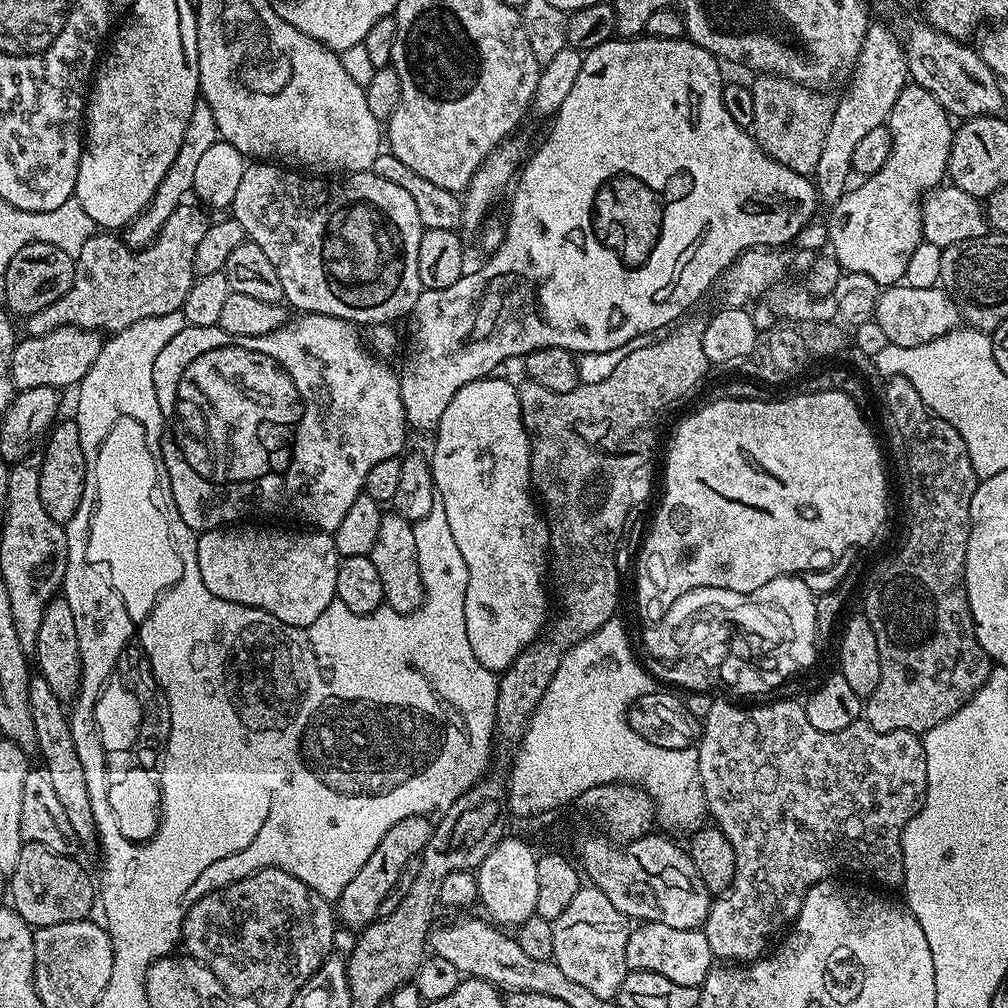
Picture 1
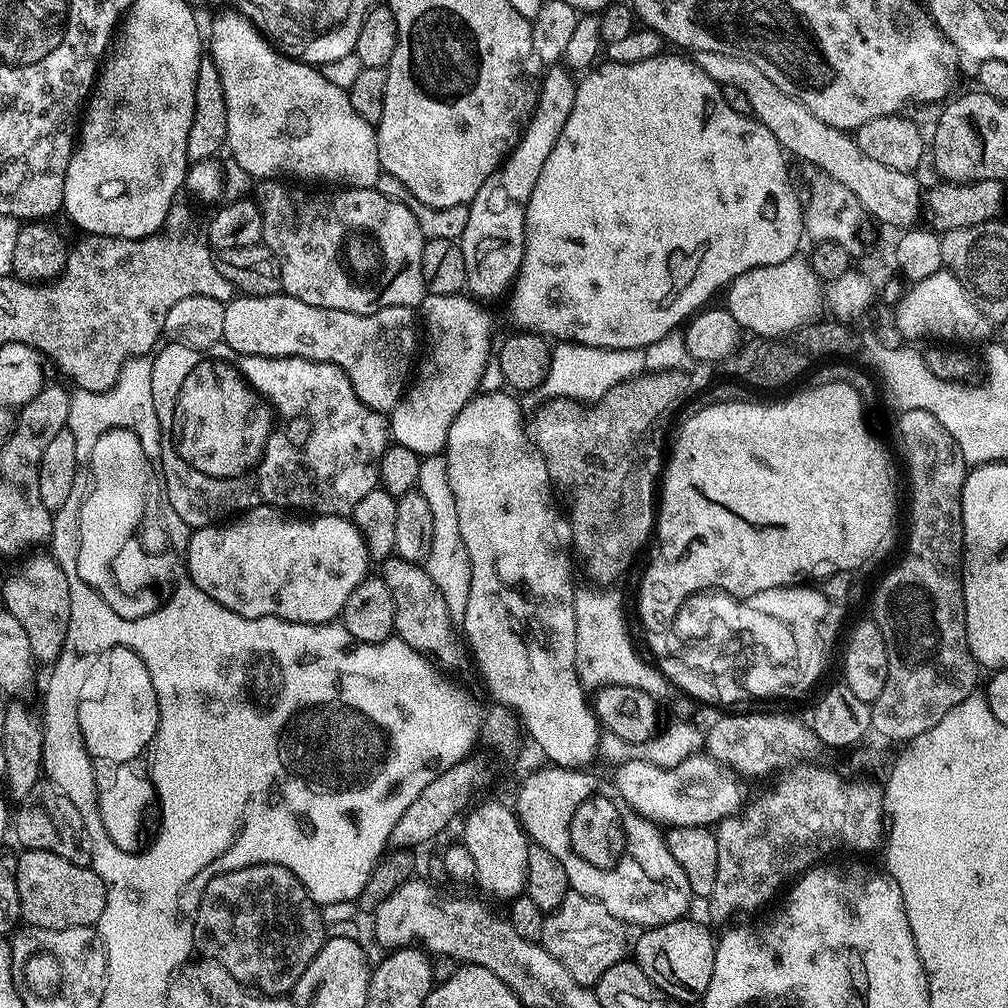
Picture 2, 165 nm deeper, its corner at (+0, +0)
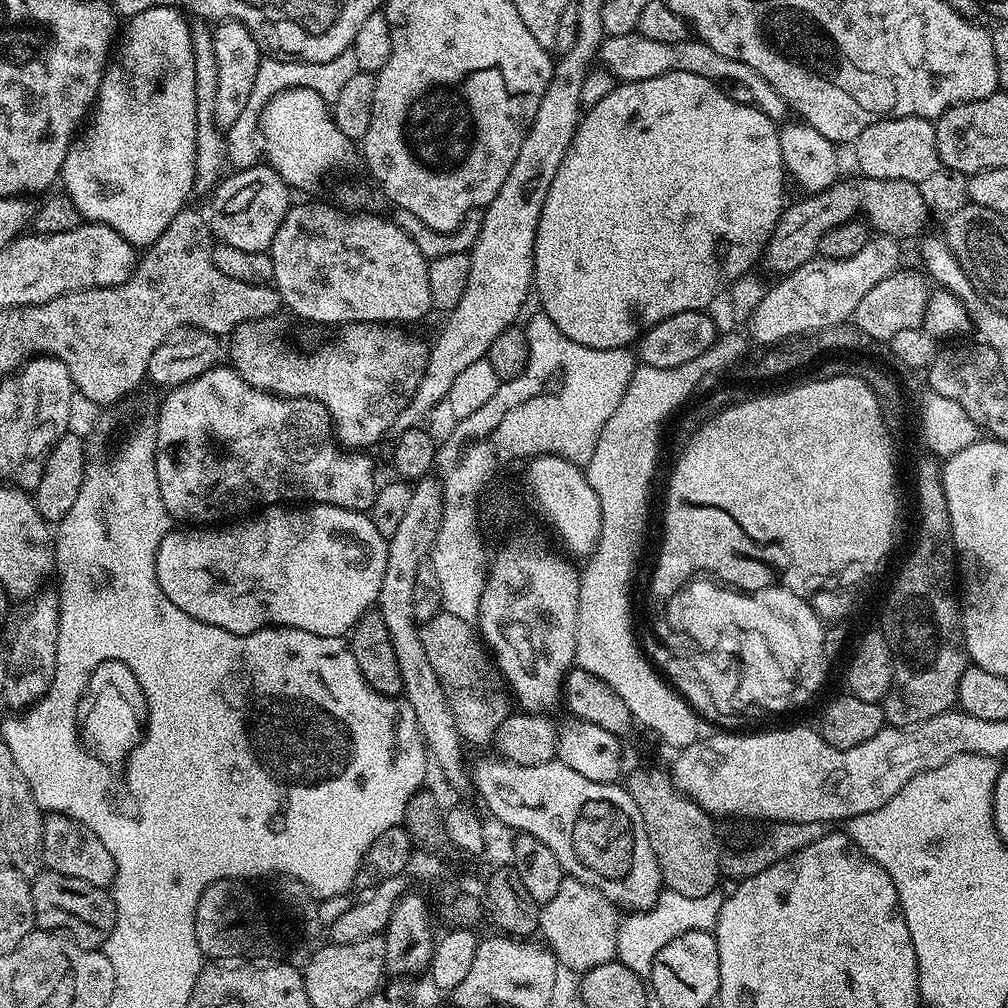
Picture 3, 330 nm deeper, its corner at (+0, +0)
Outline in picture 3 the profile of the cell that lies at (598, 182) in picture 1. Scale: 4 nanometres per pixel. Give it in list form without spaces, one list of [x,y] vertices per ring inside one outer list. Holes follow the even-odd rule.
[[[667,72],[645,80],[617,83],[612,92],[606,94],[606,98],[581,115],[580,124],[570,142],[570,150],[566,150],[566,158],[562,158],[558,174],[554,174],[554,182],[550,182],[550,194],[546,194],[546,202],[538,218],[536,245],[532,255],[534,288],[537,293],[540,291],[539,307],[566,338],[598,350],[627,349],[658,322],[674,314],[707,309],[707,304],[720,291],[723,293],[728,290],[749,271],[747,268],[755,260],[757,263],[761,259],[770,234],[786,207],[784,180],[786,173],[777,121],[771,120],[758,107],[734,102],[717,81],[698,78],[698,74]]]

